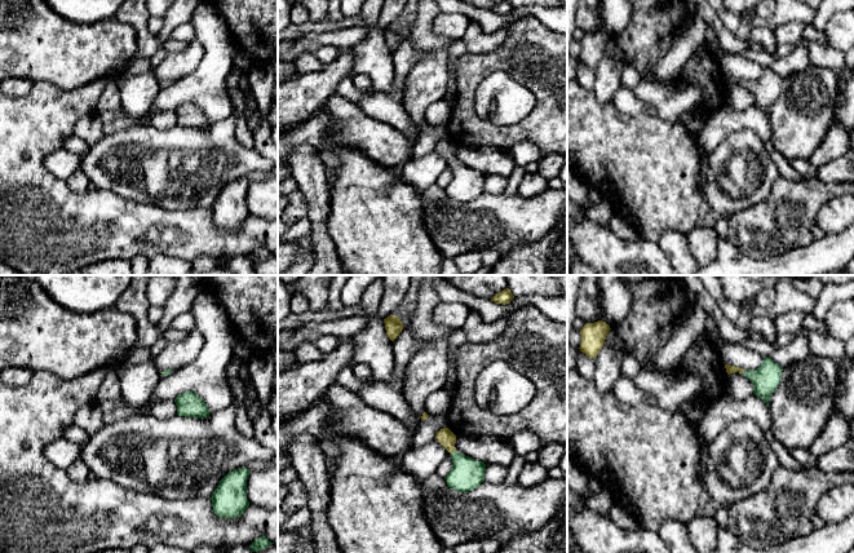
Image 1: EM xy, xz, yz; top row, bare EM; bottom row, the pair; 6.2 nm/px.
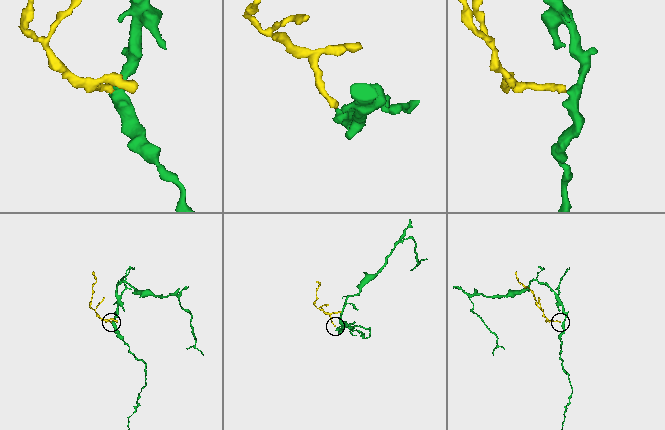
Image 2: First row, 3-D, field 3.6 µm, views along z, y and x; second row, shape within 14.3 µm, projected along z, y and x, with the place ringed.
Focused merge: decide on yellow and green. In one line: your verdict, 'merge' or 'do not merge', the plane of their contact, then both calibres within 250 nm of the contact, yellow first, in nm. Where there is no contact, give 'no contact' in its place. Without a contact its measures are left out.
merge; contact in xz; calibres 100 and 200 nm

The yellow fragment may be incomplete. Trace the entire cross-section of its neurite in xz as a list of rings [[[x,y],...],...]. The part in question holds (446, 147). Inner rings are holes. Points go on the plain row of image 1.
[[[448,138],[438,141],[435,149],[451,164],[453,173],[451,182],[444,187],[450,199],[469,203],[484,193],[486,174],[457,163],[456,146]]]

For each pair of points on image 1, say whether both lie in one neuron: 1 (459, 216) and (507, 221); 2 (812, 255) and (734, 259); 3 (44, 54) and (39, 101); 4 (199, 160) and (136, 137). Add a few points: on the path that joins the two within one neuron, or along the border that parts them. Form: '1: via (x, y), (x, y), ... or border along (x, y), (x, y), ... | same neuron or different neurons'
1: via (470, 221), (495, 221) | same neuron
2: via (792, 261), (753, 261) | same neuron
3: border along (34, 80), (44, 80), (61, 88), (71, 89) | different neurons
4: via (184, 160), (159, 160), (151, 153) | same neuron

